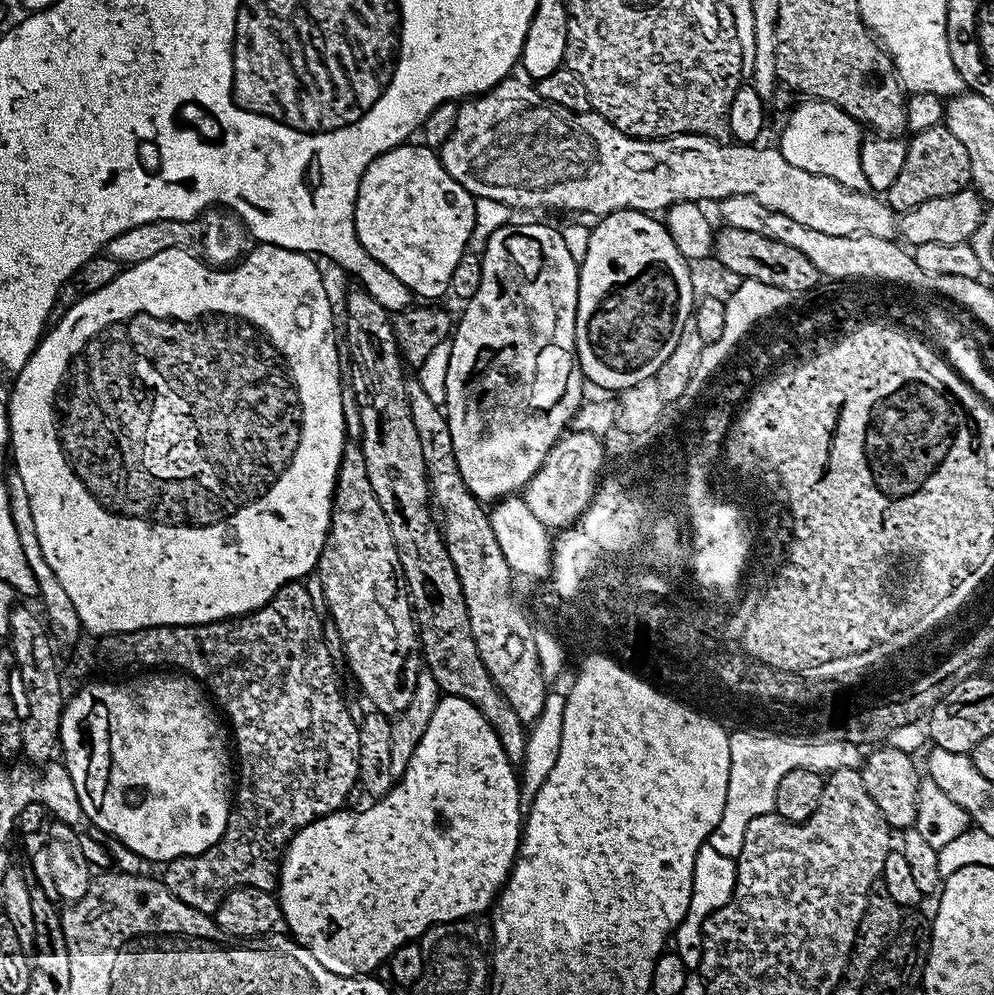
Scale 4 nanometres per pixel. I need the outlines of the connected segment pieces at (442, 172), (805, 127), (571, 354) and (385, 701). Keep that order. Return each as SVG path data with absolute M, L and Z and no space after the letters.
M420 142L412 143L399 144L366 166L356 191L356 237L383 268L390 270L390 274L394 274L394 278L398 278L417 297L440 296L449 291L454 268L468 247L476 200L444 169L433 149Z
M805 99L792 112L784 134L778 141L780 153L802 170L810 170L814 174L822 174L842 182L842 186L854 189L855 192L868 192L866 174L862 174L860 161L860 145L862 143L861 125L856 123L850 114L843 112L825 100Z
M509 222L506 226L494 230L494 234L490 234L490 242L481 259L481 285L472 300L463 305L464 313L458 316L458 323L455 325L454 335L450 340L452 350L442 403L446 409L456 465L468 489L481 502L496 502L527 488L536 472L543 467L544 460L547 459L552 447L560 441L561 436L565 435L566 429L575 418L576 411L586 400L586 394L583 392L583 388L586 388L584 372L580 368L580 359L576 357L576 311L578 310L578 282L580 281L580 266L577 257L572 257L572 248L564 241L564 236L558 229L551 228L548 224L516 223Z
M345 443L344 453L340 459L340 469L336 475L336 493L332 496L332 521L328 527L328 537L324 543L324 549L320 555L318 573L322 578L322 594L325 595L327 613L332 616L332 622L336 626L336 632L340 635L340 644L344 647L344 656L348 659L348 664L352 667L352 676L360 683L360 688L364 691L364 696L369 700L371 707L375 711L383 712L389 718L395 718L404 712L414 698L414 692L418 686L418 678L422 671L422 649L420 647L420 634L414 615L412 601L408 594L408 589L404 583L404 573L400 570L400 559L398 550L394 546L394 534L390 534L390 522L386 522L386 514L382 506L378 503L378 498L374 494L374 486L370 486L370 474L366 474L366 458L359 443Z

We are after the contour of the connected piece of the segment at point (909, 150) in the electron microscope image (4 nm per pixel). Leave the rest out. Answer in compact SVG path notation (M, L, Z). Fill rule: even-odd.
M943 122L917 132L911 138L912 142L910 140L906 146L902 170L898 170L898 178L890 182L886 193L888 207L897 214L922 206L922 202L930 202L930 198L946 198L946 194L958 194L972 182L970 154L966 154L966 146L962 146L962 142L950 134Z

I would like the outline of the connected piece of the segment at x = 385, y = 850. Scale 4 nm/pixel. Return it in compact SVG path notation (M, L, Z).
M445 695L438 702L434 718L430 718L430 726L426 728L426 734L422 734L422 742L416 747L410 762L403 765L402 772L404 777L401 775L391 790L378 802L369 803L369 808L364 808L361 812L341 810L318 818L298 829L285 847L278 877L278 899L283 923L286 928L288 924L287 931L291 939L310 950L310 954L314 954L314 958L318 958L318 962L322 962L322 966L330 970L330 974L362 976L375 973L375 968L379 964L381 967L388 957L394 954L394 950L398 950L398 946L419 941L424 933L436 924L455 924L464 922L467 916L476 916L484 911L487 913L495 905L504 883L508 881L512 865L515 864L520 851L522 808L520 812L520 788L516 785L517 769L500 748L500 738L493 731L488 719L469 700Z

